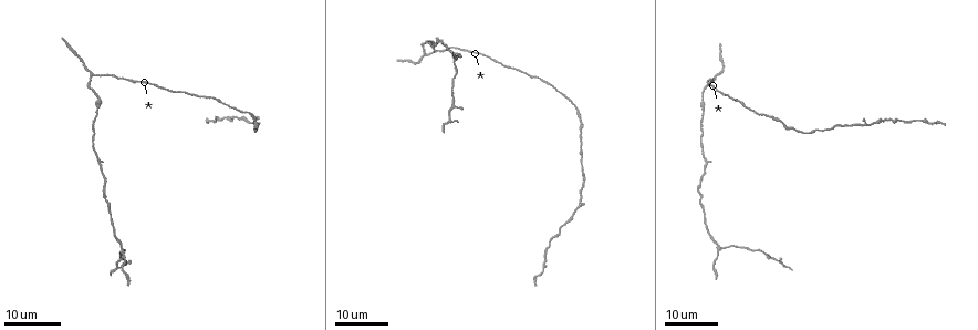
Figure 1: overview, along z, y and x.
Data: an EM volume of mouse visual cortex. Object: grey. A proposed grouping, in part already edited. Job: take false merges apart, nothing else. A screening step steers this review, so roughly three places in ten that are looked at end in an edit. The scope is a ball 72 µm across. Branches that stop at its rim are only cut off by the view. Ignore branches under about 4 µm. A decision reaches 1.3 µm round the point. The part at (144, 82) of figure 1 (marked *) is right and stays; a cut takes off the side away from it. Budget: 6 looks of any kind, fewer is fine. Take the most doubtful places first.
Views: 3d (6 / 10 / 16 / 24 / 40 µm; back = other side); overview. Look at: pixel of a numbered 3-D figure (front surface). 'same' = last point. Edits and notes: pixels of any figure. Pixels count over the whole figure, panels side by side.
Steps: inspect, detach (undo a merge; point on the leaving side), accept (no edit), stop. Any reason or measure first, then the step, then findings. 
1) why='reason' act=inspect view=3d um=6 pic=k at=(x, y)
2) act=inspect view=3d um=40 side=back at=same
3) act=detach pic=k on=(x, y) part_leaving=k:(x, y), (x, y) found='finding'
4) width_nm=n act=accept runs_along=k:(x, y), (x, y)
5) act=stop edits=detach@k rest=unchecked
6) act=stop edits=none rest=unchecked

why='three arms meet' act=inspect view=3d um=16 pic=1 at=(454, 61)

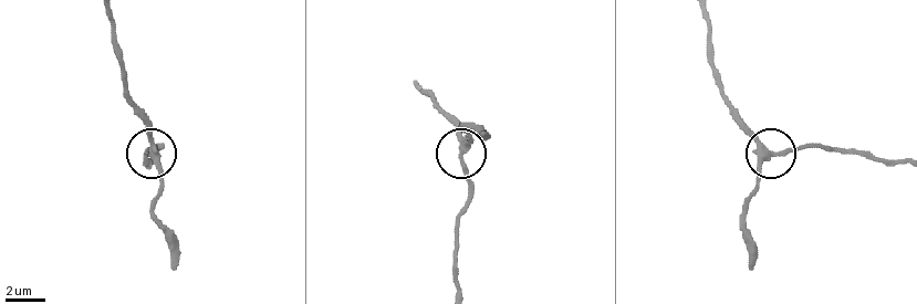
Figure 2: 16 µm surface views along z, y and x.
why='closer look' act=inspect view=3d um=6 pic=2 at=(775, 153)

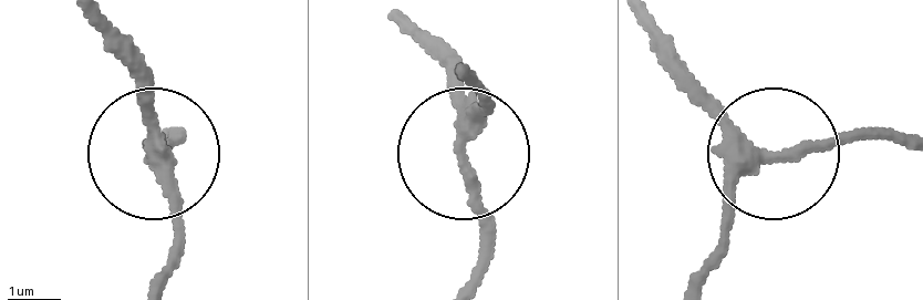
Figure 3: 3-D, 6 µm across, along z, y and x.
act=accept runs_along=3:(94, 26), (138, 92), (173, 198), (173, 259) found='all the same cell'

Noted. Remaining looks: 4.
why='three-way junction' act=inspect view=3d um=16 pic=1 at=(92, 74)

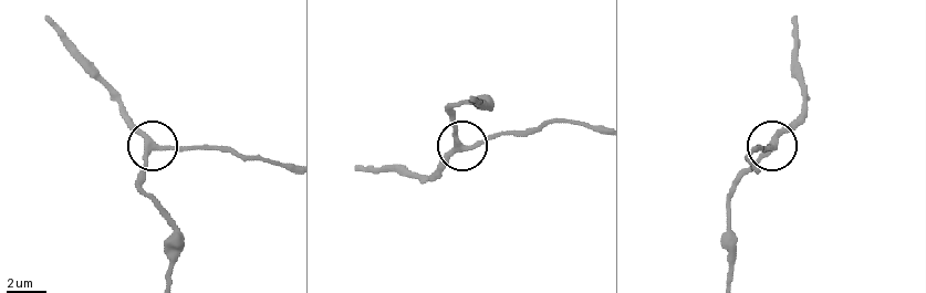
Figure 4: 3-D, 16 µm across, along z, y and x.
why='zoom in' act=inspect view=3d um=6 pic=4 at=(459, 147)

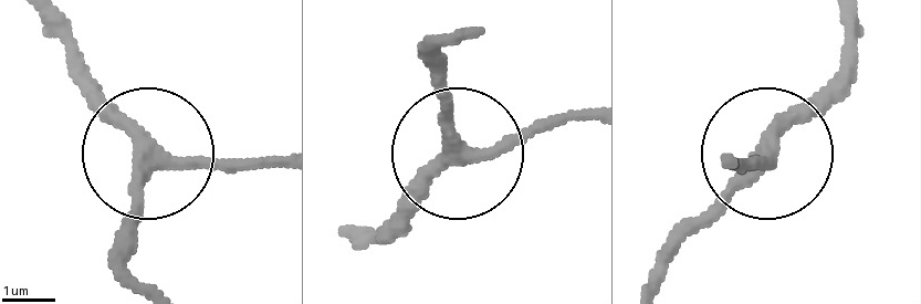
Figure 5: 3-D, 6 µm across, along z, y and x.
side_arm_um=9 act=accept runs_along=5:(726, 163), (762, 163), (840, 75) found='continuous, no second cell'

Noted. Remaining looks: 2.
act=stop edits=none rest=unchecked

